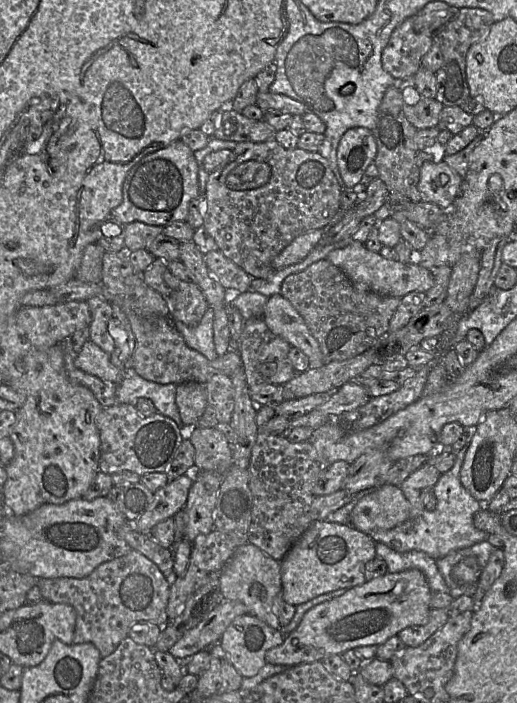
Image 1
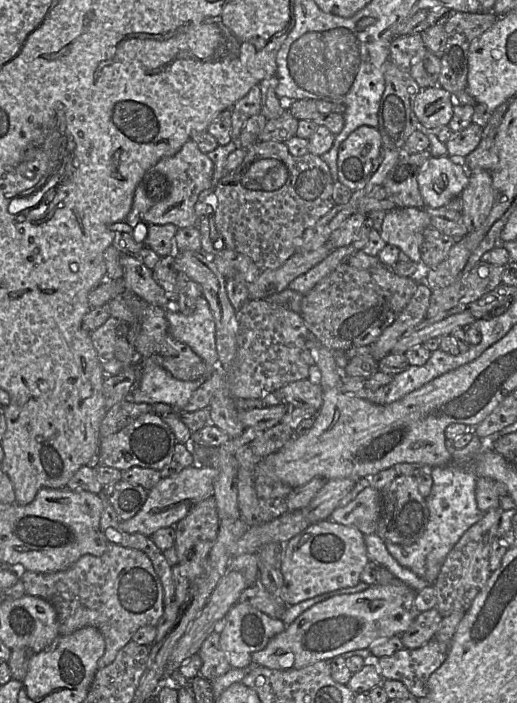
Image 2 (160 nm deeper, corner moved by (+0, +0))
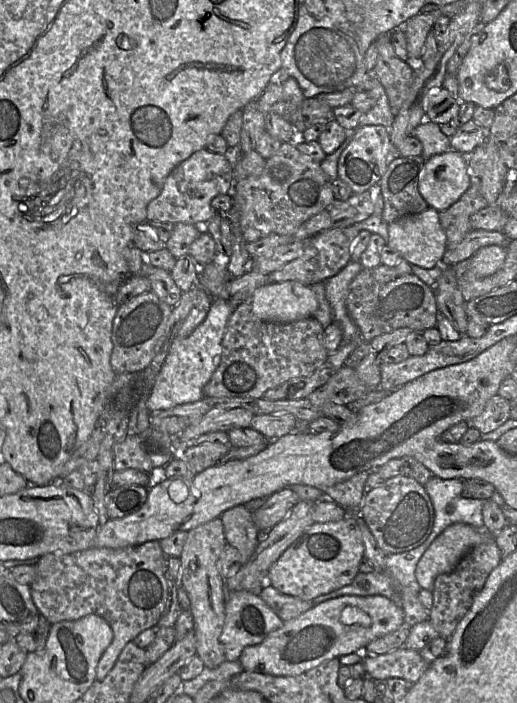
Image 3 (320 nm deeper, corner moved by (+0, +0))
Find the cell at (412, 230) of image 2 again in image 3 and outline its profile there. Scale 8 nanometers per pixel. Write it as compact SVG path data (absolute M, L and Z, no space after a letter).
M429 206L419 214L389 223L388 233L387 245L411 265L431 269L441 264L447 238L436 209Z

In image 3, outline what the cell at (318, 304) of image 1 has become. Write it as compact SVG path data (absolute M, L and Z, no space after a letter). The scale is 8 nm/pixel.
M363 268L349 286L346 308L357 326L360 341L370 342L375 337L399 328L410 328L422 333L437 325L439 311L435 292L413 273L397 277L388 283L379 283L372 276L372 269Z

